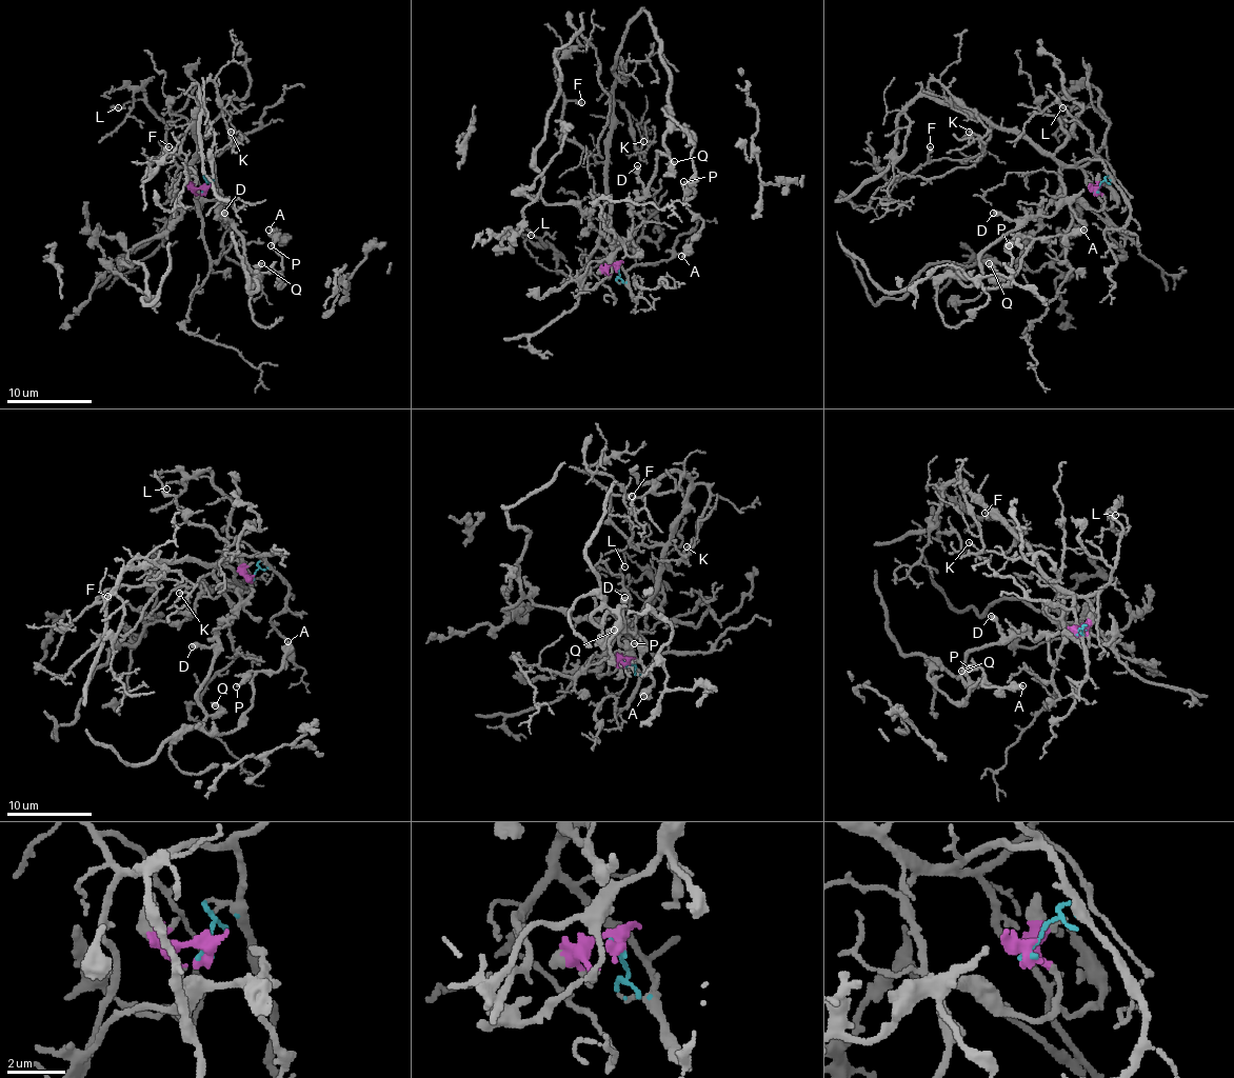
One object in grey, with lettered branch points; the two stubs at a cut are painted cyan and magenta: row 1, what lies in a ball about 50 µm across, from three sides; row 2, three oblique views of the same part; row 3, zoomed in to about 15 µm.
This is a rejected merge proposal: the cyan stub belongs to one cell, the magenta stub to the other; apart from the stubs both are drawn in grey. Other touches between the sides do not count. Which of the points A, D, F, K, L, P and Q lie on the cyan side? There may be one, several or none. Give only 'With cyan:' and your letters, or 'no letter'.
With cyan: F, K, L

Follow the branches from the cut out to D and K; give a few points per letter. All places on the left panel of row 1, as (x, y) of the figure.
D: (204, 191), (196, 191), (198, 210), (204, 201), (215, 201), (217, 216), (232, 218), (223, 212)
K: (204, 191), (215, 165), (198, 159), (187, 167), (204, 82), (215, 84), (230, 138), (230, 131)

